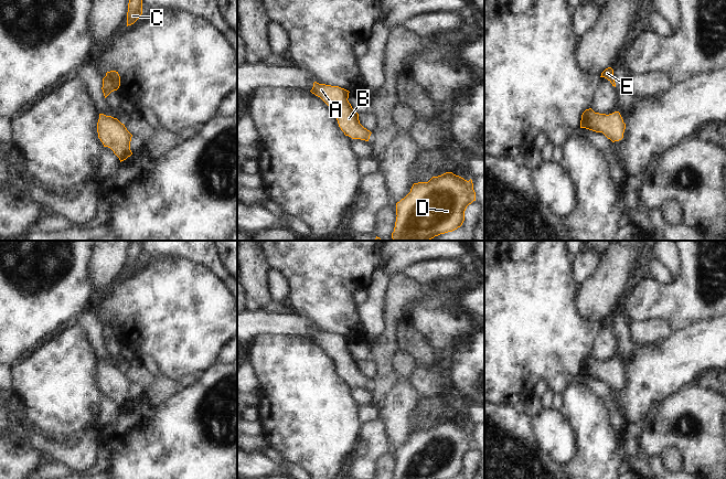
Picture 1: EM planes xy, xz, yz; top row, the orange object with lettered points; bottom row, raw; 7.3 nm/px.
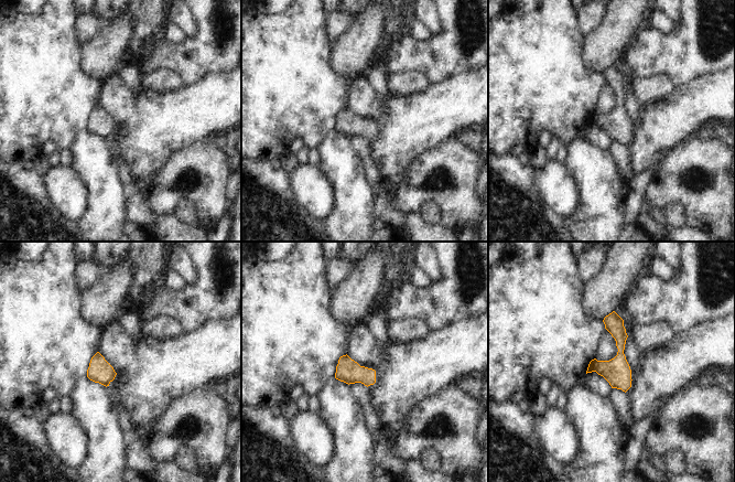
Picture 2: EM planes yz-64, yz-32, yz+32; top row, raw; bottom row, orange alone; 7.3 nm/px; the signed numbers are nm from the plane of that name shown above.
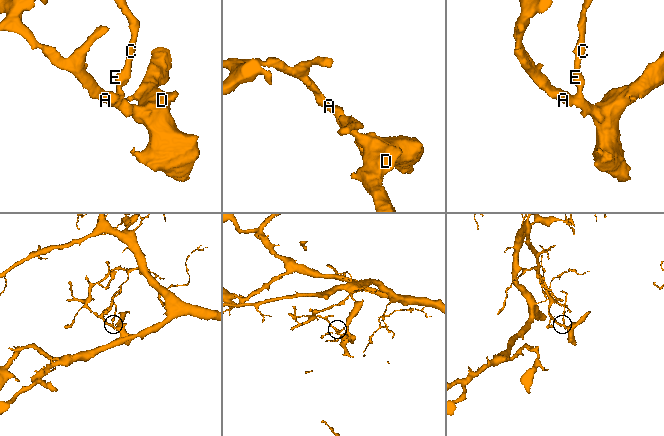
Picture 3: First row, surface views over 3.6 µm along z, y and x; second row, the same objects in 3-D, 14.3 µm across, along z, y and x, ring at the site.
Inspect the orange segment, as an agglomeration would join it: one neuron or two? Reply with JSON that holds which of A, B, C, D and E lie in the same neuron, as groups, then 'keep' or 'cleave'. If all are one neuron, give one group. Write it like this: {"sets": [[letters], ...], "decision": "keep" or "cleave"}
{"sets": [["A", "B", "C", "D", "E"]], "decision": "keep"}

